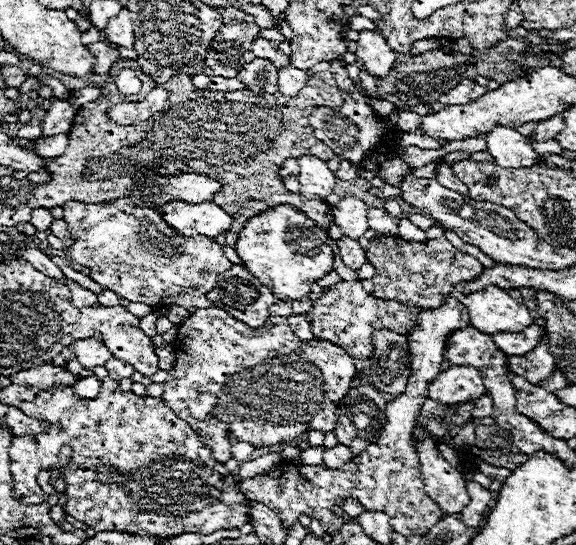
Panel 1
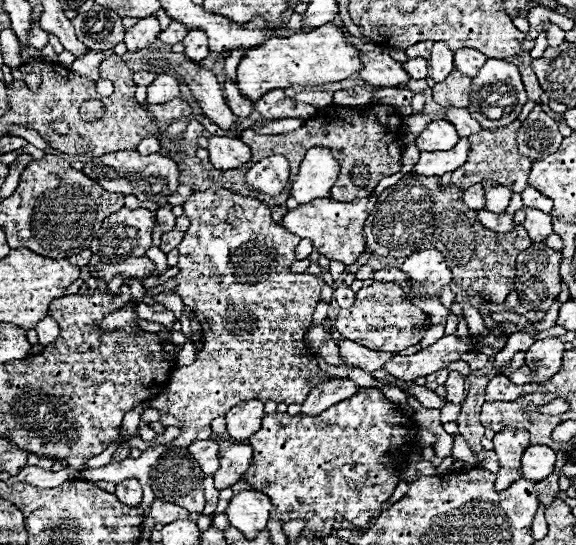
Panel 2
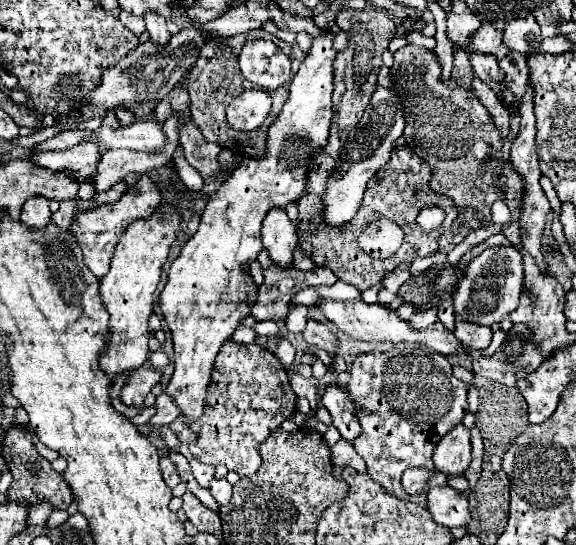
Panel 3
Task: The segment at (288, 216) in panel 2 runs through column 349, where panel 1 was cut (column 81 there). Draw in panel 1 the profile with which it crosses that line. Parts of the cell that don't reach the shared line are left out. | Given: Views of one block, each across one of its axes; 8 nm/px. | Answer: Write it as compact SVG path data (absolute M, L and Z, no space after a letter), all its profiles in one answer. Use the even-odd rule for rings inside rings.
M116 198L116 200L108 200L108 202L98 202L98 204L84 204L84 202L76 202L76 200L70 200L64 204L64 222L68 224L68 230L72 232L72 238L74 238L74 244L70 248L70 258L76 262L76 264L82 264L82 266L88 266L92 270L90 278L96 280L102 288L110 290L110 292L116 292L118 296L130 300L130 302L142 302L146 306L160 306L160 308L166 308L166 306L172 306L172 304L178 304L178 306L184 306L184 308L210 308L214 306L208 298L206 298L206 292L212 290L212 286L216 284L216 278L220 272L232 268L232 264L228 262L228 258L224 256L222 252L222 246L216 244L214 238L204 238L204 236L180 236L176 234L164 220L158 212L154 212L152 208L138 208L130 198Z

